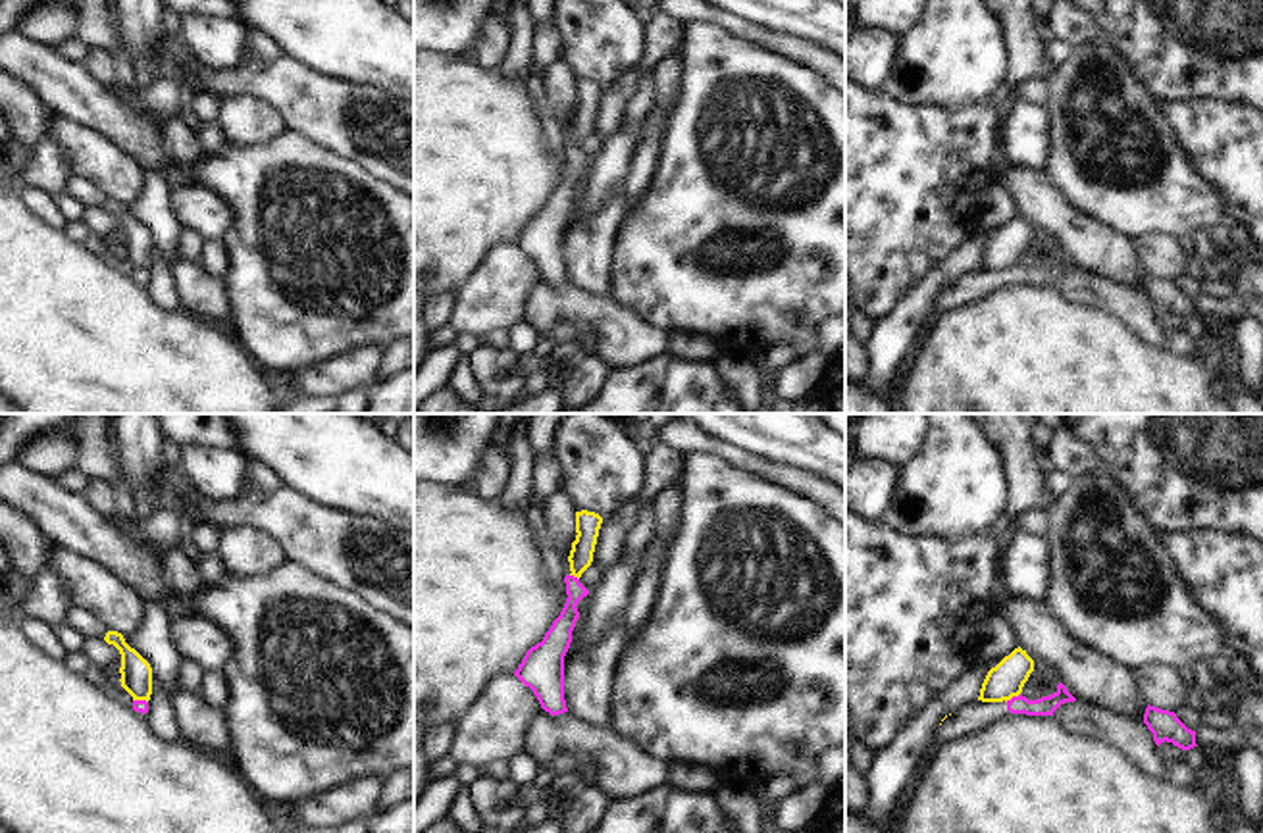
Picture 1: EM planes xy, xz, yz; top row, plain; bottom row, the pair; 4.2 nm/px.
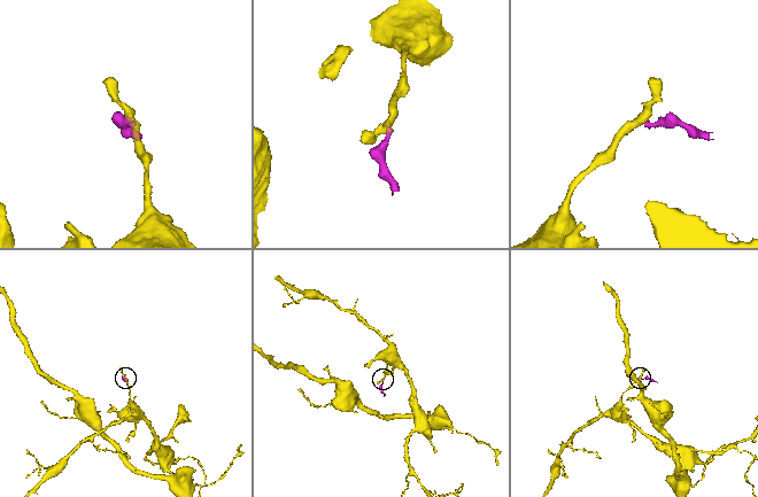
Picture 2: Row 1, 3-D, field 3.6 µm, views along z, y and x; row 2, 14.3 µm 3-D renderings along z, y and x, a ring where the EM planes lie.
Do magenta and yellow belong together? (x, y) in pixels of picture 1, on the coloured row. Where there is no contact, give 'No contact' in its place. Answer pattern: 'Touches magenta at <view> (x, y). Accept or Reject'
Touches magenta at yz (1013, 697). Reject

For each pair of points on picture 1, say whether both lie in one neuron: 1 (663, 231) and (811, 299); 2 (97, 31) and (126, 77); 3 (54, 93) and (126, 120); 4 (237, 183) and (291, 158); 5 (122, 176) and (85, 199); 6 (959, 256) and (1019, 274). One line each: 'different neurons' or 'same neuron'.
1: same neuron
2: same neuron
3: same neuron
4: same neuron
5: different neurons
6: different neurons

